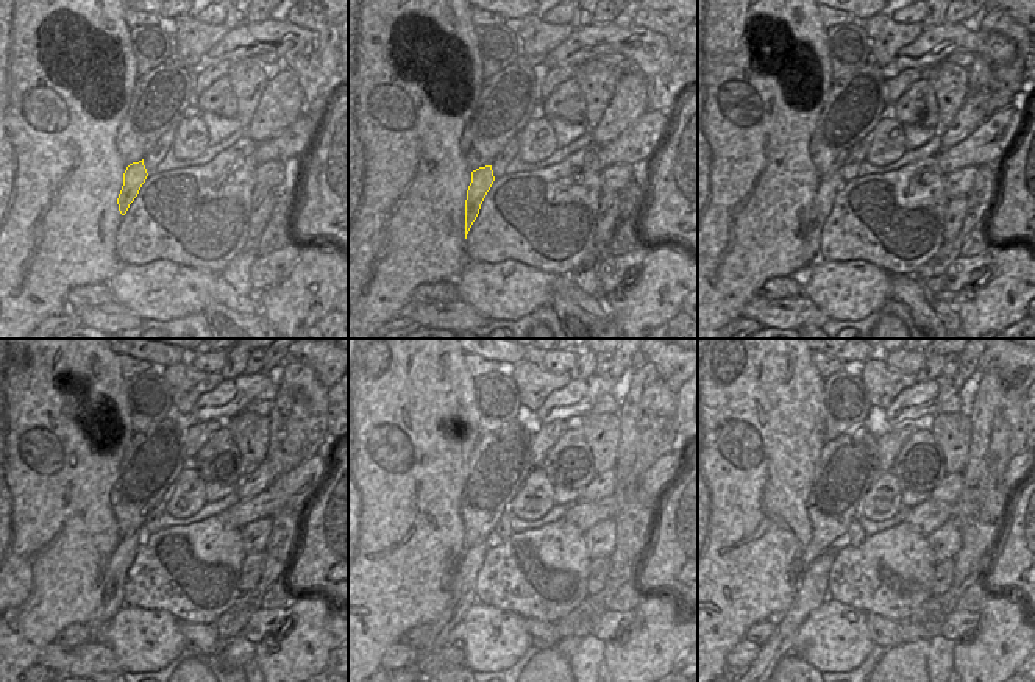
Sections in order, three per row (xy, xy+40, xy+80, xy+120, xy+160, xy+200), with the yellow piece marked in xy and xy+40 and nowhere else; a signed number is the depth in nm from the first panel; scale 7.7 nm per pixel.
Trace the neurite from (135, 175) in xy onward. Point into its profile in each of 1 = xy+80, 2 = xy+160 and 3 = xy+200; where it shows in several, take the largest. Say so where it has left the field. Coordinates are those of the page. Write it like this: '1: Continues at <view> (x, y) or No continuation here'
1: Continues at xy+80 (831, 184)
2: Continues at xy+160 (464, 596)
3: Continues at xy+200 (814, 586)

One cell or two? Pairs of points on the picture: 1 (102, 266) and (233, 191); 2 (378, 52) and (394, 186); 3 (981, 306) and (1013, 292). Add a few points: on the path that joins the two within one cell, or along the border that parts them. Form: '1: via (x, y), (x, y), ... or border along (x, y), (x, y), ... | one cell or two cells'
1: border along (122, 220), (116, 236), (116, 259), (119, 264) | two cells
2: via (373, 85), (377, 153) | one cell
3: via (988, 306), (1006, 294) | one cell

